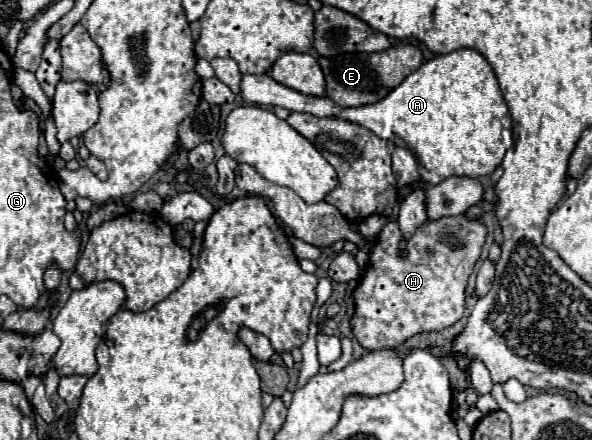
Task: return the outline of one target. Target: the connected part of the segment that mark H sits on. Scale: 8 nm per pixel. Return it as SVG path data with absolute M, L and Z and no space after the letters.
M443 216L439 220L427 220L417 228L417 232L407 240L407 258L399 256L399 242L403 234L399 230L397 220L391 220L383 226L379 236L375 238L369 262L365 266L365 274L359 286L353 292L355 312L351 318L351 330L355 340L367 350L379 348L395 348L415 334L423 332L439 332L457 320L461 320L465 312L465 288L467 278L475 268L475 262L481 256L481 248L487 236L487 228L481 220L471 220L467 216Z

